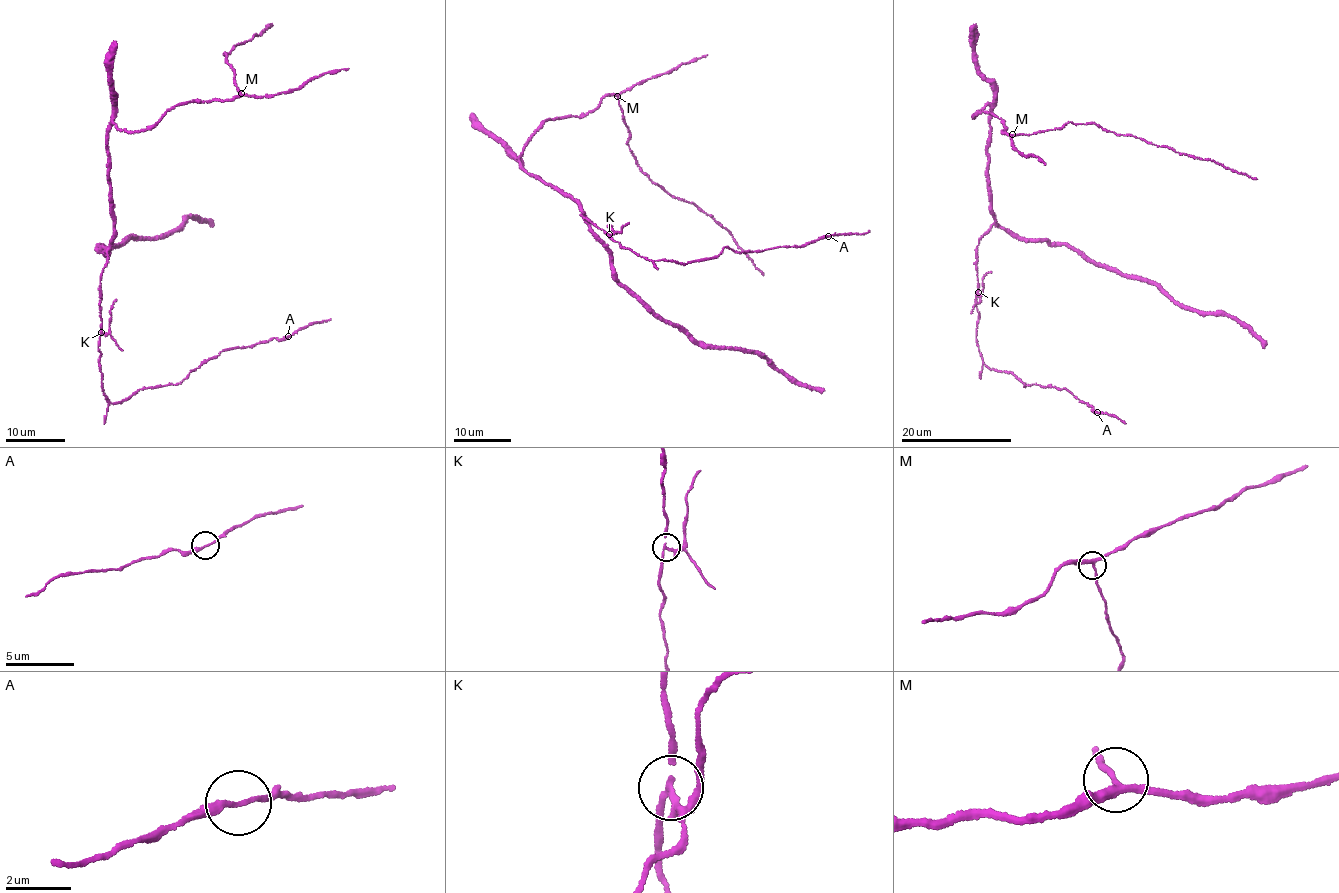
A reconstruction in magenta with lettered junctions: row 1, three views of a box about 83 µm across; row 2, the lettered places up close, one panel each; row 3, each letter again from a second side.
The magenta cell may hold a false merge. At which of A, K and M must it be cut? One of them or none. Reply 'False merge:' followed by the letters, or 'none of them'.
False merge: K

